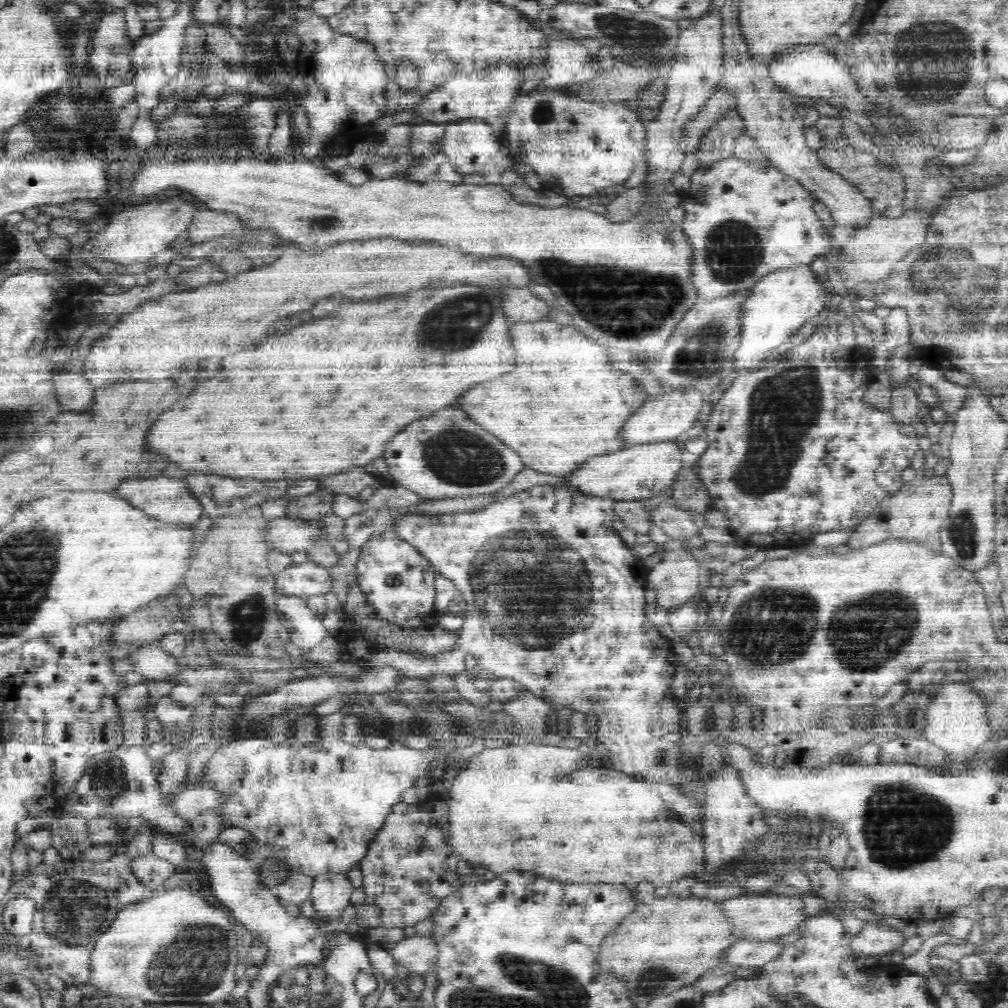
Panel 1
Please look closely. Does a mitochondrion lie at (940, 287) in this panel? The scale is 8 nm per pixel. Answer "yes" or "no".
yes

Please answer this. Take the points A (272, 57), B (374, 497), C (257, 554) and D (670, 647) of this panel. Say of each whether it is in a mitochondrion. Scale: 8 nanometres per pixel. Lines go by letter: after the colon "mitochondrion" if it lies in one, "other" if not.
A: mitochondrion
B: other
C: other
D: other

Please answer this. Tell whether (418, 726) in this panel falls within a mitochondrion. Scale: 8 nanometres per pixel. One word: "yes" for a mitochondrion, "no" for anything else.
no

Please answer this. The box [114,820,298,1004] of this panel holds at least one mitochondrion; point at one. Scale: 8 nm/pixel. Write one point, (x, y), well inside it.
(175, 975)

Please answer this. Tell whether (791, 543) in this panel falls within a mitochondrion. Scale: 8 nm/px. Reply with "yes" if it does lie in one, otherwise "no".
no

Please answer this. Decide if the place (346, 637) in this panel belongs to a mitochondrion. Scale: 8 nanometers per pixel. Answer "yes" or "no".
no

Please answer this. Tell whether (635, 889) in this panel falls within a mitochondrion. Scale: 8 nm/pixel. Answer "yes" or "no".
no

